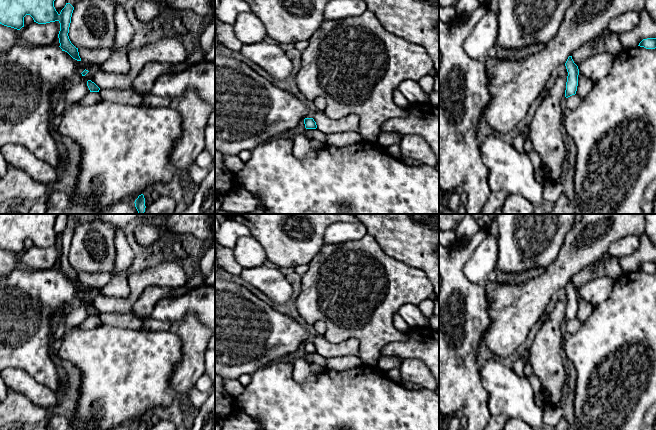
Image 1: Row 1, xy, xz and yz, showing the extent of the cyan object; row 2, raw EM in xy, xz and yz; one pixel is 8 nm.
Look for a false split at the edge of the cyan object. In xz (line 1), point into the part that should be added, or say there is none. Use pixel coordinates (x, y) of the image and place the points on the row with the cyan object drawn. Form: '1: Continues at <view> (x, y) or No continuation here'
1: No continuation here

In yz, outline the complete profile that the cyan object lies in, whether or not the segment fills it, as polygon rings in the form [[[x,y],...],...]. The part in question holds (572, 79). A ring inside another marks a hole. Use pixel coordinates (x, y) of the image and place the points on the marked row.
[[[572,56],[568,57],[565,66],[568,72],[565,97],[568,98],[576,94],[578,86],[579,69],[578,66],[574,63]]]

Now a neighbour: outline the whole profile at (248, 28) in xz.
[[[253,12],[241,13],[233,24],[236,38],[243,45],[252,45],[267,37],[266,26]]]

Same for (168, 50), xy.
[[[166,37],[127,54],[129,71],[126,74],[107,72],[104,67],[93,74],[100,89],[126,89],[134,91],[134,79],[148,63],[177,64],[186,61],[188,54],[177,38]]]

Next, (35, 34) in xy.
[[[59,21],[46,24],[31,23],[20,30],[21,43],[31,46],[52,45],[60,31]]]

